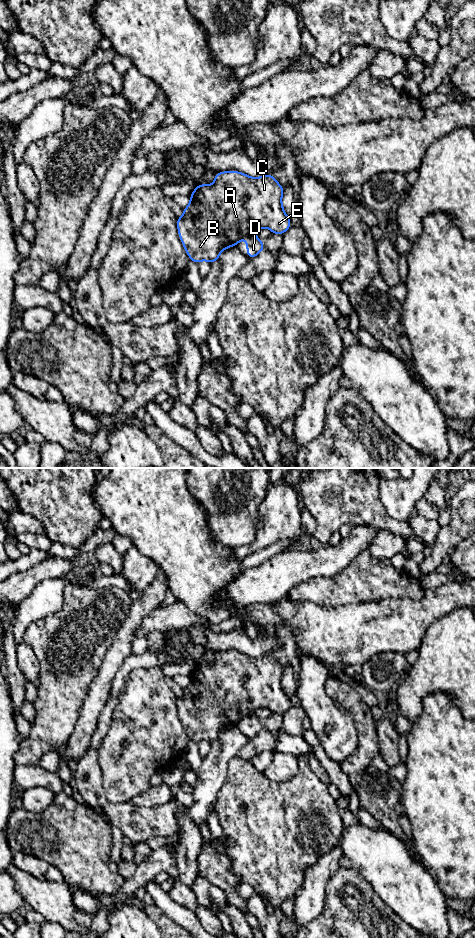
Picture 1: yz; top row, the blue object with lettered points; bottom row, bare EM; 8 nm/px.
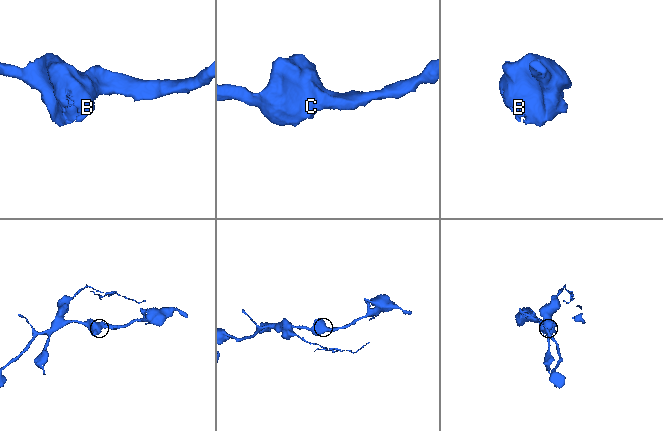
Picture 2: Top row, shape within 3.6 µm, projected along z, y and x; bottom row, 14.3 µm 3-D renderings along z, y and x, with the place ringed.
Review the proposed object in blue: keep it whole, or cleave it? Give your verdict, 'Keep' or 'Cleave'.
Cleave

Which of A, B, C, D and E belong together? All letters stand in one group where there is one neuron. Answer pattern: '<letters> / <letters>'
A B C E / D

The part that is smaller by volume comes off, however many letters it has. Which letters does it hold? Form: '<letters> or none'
D

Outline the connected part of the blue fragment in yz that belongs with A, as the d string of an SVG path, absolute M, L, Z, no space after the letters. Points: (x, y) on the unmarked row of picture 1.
M238 651L216 653L211 666L207 664L196 666L190 676L189 685L183 689L183 696L177 698L178 714L190 740L197 744L202 740L212 744L224 729L238 726L241 719L252 715L258 708L269 708L272 714L283 715L291 706L291 700L282 686L283 671L284 668L272 654L254 658Z

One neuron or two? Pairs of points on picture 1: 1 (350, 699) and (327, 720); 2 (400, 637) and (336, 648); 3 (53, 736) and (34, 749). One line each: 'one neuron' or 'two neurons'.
1: two neurons
2: one neuron
3: one neuron

